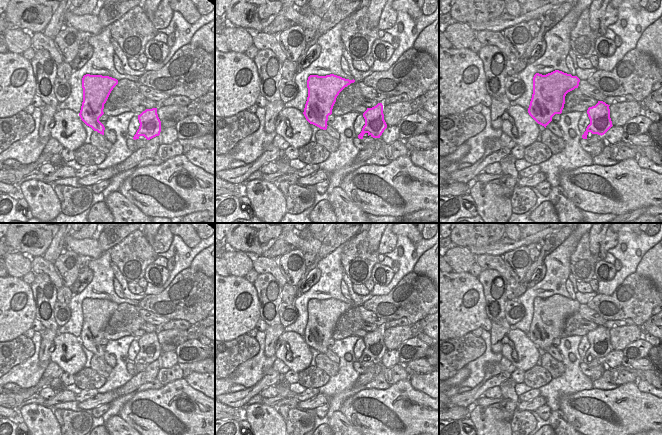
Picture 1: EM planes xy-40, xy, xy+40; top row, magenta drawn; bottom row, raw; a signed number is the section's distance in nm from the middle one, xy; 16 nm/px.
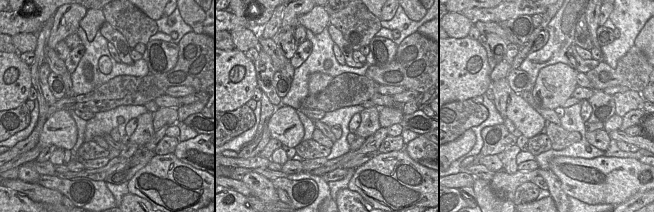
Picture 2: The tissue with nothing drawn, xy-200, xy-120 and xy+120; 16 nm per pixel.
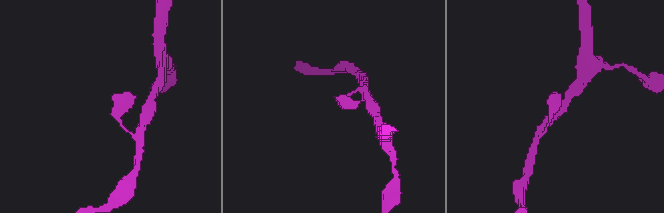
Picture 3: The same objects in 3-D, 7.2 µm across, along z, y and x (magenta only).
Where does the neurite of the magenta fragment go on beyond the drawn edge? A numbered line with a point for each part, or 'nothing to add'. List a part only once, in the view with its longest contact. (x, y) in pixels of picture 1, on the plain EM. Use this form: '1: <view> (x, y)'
nothing to add

